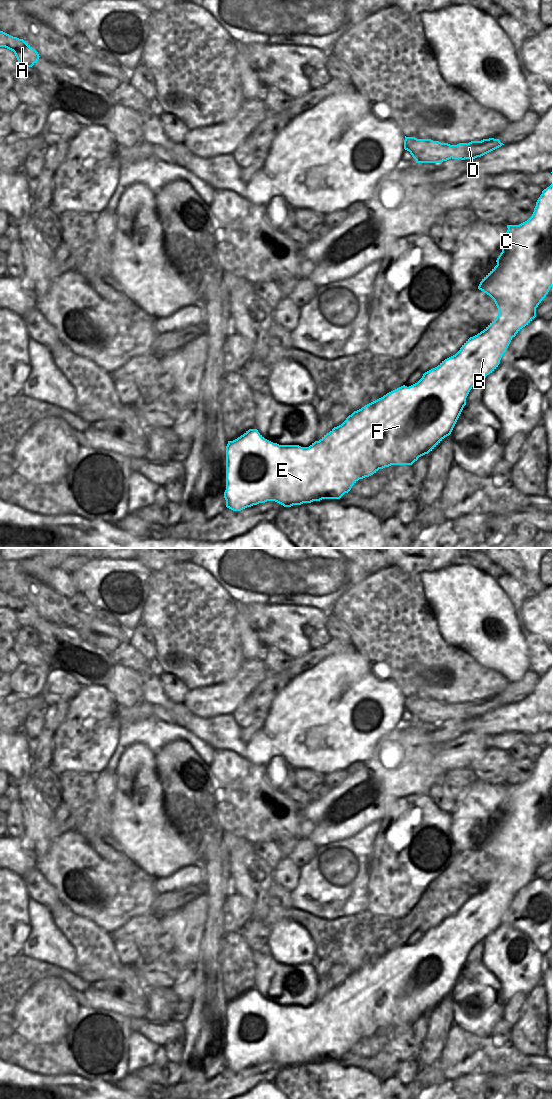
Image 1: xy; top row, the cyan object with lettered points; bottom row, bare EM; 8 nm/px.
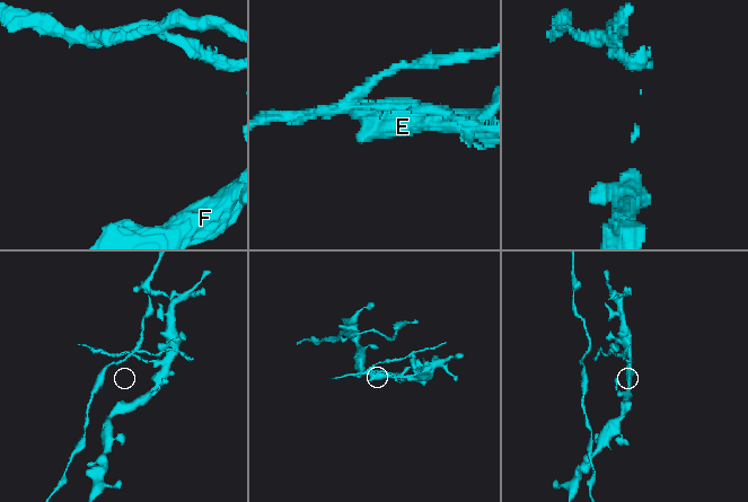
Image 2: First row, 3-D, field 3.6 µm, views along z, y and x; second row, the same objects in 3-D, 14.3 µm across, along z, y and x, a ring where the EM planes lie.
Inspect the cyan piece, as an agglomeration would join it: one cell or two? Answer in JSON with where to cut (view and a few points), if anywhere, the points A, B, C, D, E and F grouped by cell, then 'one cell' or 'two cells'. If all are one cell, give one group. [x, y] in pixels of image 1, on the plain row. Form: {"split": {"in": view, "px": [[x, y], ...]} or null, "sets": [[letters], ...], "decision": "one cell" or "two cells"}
{"split": {"in": "xy", "px": [[447, 704], [444, 713], [450, 718]]}, "sets": [["A"], ["B", "C", "D", "E", "F"]], "decision": "two cells"}

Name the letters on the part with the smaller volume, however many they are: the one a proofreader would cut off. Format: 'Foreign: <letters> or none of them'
Foreign: A

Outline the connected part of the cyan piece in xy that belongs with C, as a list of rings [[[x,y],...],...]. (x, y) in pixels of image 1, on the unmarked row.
[[[553,731],[552,733],[552,744],[547,747],[546,749],[544,749],[542,751],[542,754],[540,755],[540,757],[538,758],[537,762],[536,762],[536,766],[534,768],[534,772],[532,774],[532,776],[525,782],[519,784],[519,785],[507,785],[507,792],[506,792],[506,802],[502,808],[502,812],[500,813],[500,815],[498,816],[496,822],[497,825],[482,839],[482,841],[480,842],[478,849],[483,851],[484,853],[486,853],[487,855],[489,855],[495,862],[497,868],[498,868],[498,876],[480,893],[478,893],[477,895],[470,897],[460,908],[460,910],[453,916],[445,919],[444,921],[442,921],[437,927],[425,932],[422,936],[422,938],[415,944],[407,947],[405,945],[387,953],[386,955],[384,955],[383,957],[365,965],[364,967],[362,967],[361,969],[354,971],[351,975],[349,975],[346,980],[339,986],[334,987],[329,993],[327,993],[326,995],[324,995],[319,1001],[315,1001],[314,1003],[312,1003],[309,1007],[301,1007],[299,1005],[279,1005],[277,1003],[273,1003],[267,999],[265,999],[259,992],[257,989],[249,989],[248,991],[246,991],[243,995],[241,995],[240,997],[238,997],[237,999],[233,1000],[233,1001],[228,1001],[228,1004],[226,1006],[226,1050],[224,1052],[224,1058],[226,1060],[226,1067],[233,1070],[233,1071],[241,1071],[247,1067],[251,1067],[253,1065],[257,1065],[259,1063],[265,1063],[267,1061],[275,1061],[281,1065],[283,1065],[284,1067],[291,1067],[293,1065],[301,1065],[303,1063],[311,1063],[313,1061],[320,1061],[322,1059],[340,1059],[345,1053],[348,1053],[352,1046],[359,1040],[359,1039],[363,1039],[365,1037],[369,1037],[371,1035],[373,1035],[374,1033],[376,1033],[379,1029],[383,1029],[385,1027],[389,1027],[391,1025],[412,1025],[415,1021],[418,1020],[419,1017],[428,1014],[430,1011],[432,1011],[445,997],[449,996],[464,968],[464,966],[466,965],[466,958],[470,952],[470,950],[479,942],[479,941],[484,941],[486,936],[489,935],[490,933],[492,933],[500,924],[500,920],[502,918],[502,916],[504,915],[504,913],[506,912],[511,900],[513,897],[516,896],[516,894],[526,885],[528,885],[535,877],[536,877],[536,868],[538,867],[538,865],[541,863],[541,861],[546,857],[546,855],[548,854],[550,848],[553,846]]]

